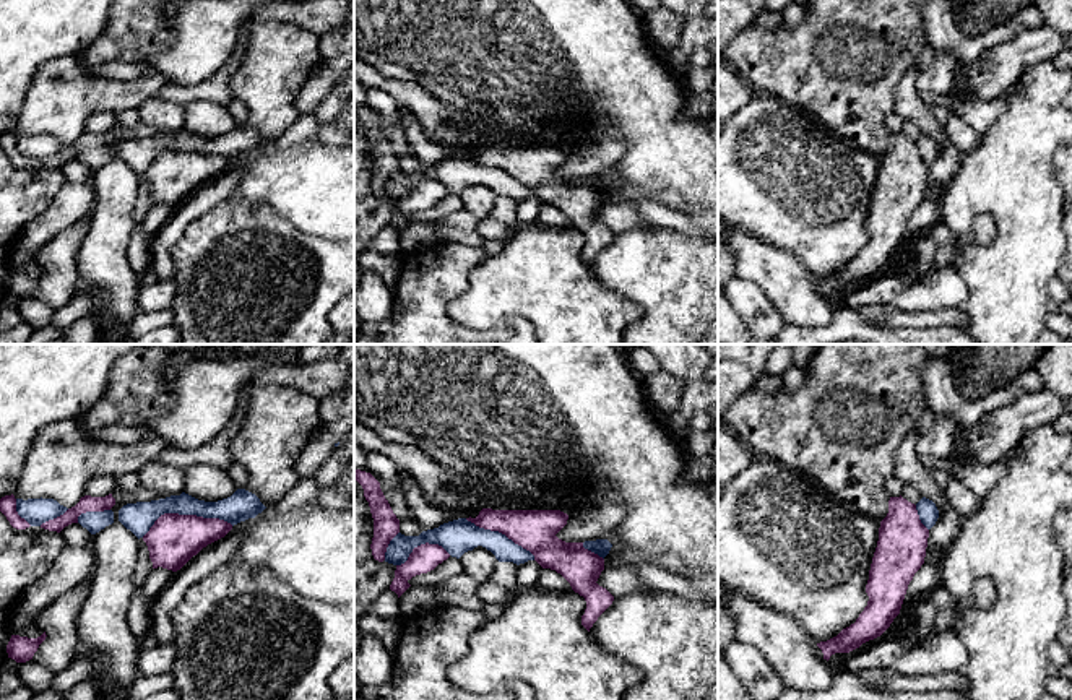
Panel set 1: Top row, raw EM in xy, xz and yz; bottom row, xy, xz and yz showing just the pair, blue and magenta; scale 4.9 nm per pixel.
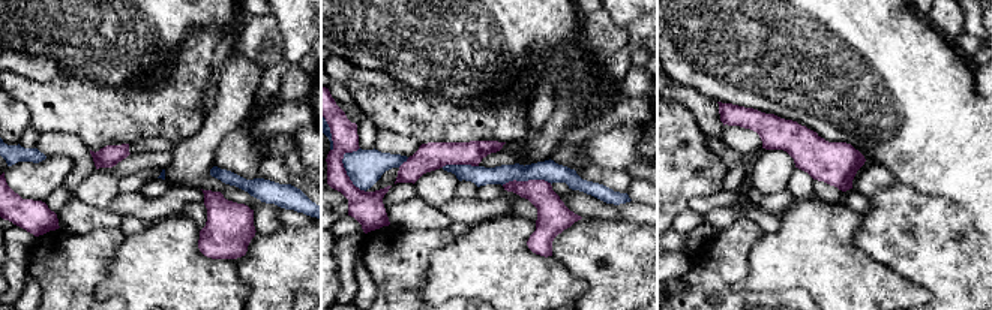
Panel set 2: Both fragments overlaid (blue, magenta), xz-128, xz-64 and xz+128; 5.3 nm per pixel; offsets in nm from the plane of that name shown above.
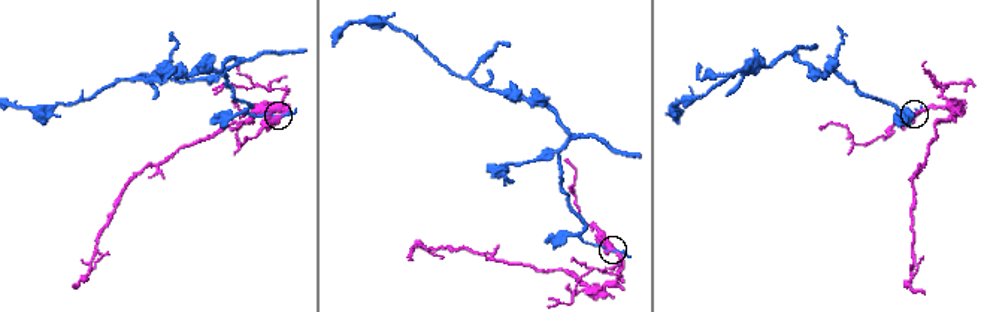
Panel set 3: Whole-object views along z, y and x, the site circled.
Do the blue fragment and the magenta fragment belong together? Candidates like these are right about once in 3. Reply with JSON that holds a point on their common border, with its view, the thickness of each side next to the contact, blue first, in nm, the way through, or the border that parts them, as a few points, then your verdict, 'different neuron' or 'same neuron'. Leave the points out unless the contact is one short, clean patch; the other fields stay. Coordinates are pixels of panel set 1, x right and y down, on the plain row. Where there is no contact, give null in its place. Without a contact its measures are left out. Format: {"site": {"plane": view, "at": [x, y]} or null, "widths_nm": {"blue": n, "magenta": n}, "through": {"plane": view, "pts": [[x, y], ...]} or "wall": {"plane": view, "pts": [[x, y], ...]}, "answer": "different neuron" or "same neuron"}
{"site": {"plane": "xy", "at": [185, 150]}, "widths_nm": {"blue": 150, "magenta": 240}, "answer": "different neuron"}

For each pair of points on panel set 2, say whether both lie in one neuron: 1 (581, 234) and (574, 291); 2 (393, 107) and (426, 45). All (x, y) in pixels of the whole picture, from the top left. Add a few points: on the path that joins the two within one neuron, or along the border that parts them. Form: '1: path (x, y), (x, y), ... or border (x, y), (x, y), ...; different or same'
1: border (551, 256), (587, 285), (584, 294); different
2: border (395, 81), (437, 98); different

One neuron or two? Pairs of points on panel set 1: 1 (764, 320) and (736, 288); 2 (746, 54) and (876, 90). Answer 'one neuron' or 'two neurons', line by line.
1: one neuron
2: one neuron

